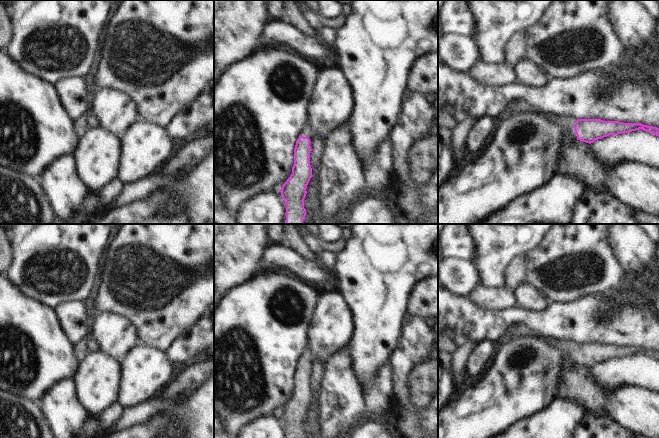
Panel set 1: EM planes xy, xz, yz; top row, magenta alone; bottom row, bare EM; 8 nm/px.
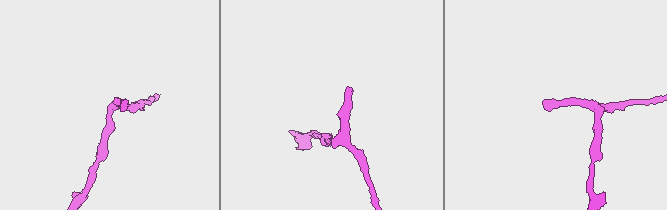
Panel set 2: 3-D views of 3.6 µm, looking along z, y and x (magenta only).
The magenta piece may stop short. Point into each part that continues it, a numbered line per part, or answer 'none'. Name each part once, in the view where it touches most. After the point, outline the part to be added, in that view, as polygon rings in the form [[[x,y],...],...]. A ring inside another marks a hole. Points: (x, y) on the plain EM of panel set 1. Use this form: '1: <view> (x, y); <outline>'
1: yz (570, 347); [[[541,335],[541,339],[548,339],[550,343],[560,343],[570,355],[573,356],[574,363],[577,363],[577,359],[574,354],[575,346],[578,343],[567,343],[565,339],[550,339],[548,336]]]

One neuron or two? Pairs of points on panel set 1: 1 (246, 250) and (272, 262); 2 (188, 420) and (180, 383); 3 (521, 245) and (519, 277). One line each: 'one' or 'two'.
1: two
2: two
3: two

